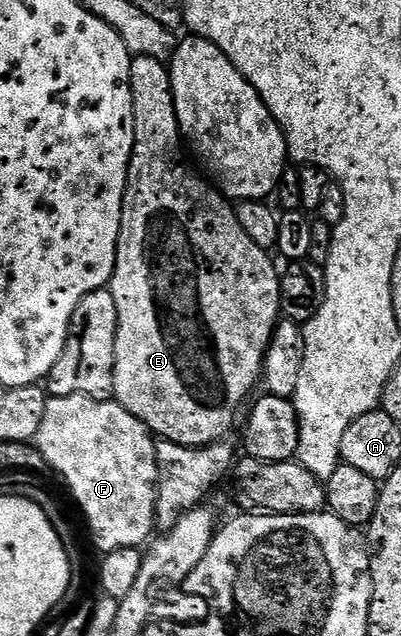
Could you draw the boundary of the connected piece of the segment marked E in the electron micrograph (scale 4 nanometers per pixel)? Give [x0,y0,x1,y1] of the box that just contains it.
[107,57,282,448]

